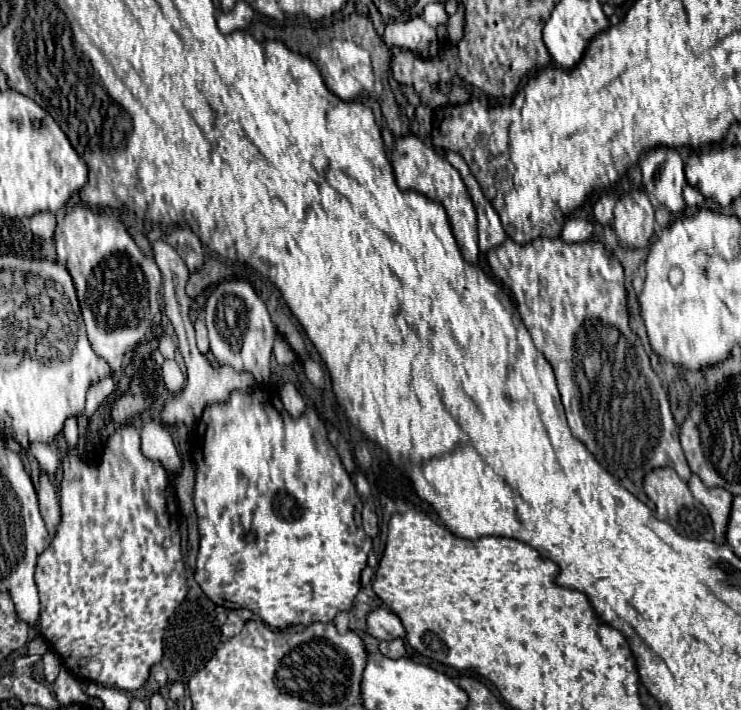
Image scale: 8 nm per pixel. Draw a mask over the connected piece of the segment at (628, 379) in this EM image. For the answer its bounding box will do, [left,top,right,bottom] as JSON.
[486,238,692,484]

